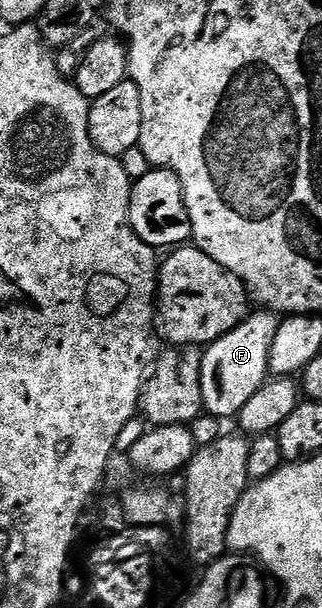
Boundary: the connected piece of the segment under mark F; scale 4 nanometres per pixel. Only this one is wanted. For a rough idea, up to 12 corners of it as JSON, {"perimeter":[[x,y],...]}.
{"perimeter":[[255,310],[206,345],[203,411],[227,422],[269,379],[280,317]]}

